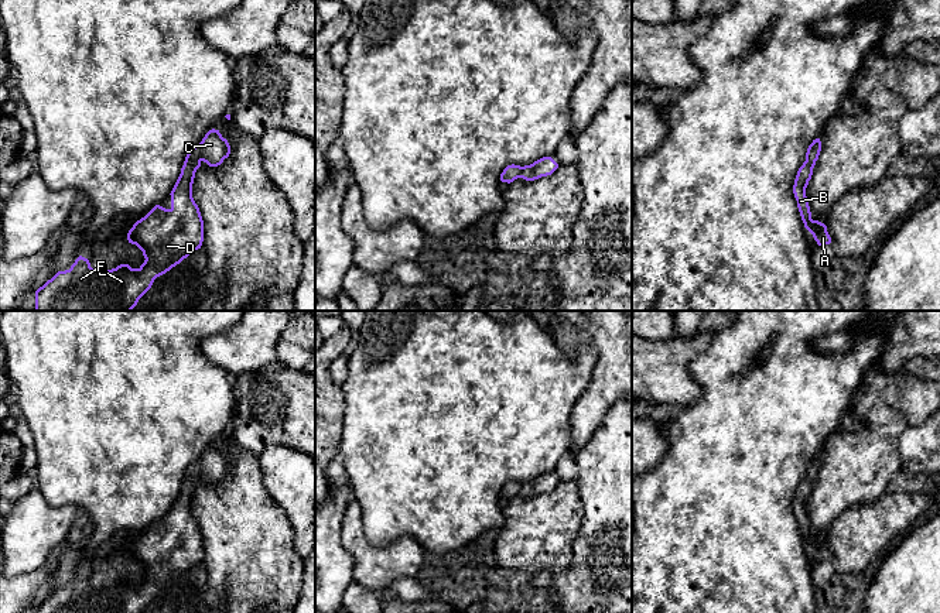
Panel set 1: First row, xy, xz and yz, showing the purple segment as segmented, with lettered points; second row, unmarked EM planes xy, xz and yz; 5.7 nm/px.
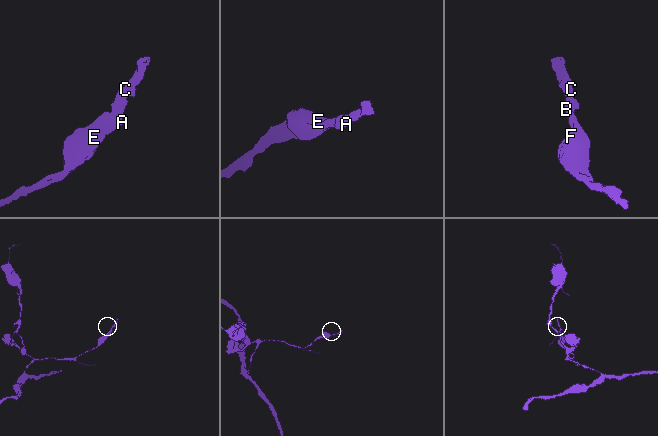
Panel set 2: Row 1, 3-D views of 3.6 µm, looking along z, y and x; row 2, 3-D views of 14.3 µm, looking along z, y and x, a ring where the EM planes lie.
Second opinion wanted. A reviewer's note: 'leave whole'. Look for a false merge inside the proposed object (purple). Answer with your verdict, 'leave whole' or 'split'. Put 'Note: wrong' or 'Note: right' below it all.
leave whole
Note: right

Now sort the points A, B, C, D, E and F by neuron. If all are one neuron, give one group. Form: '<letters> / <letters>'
A B C D E F

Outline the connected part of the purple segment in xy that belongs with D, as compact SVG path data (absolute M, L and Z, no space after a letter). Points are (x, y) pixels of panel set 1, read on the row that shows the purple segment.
M209 130L202 141L192 147L184 161L181 174L171 191L171 208L155 205L137 220L127 233L127 240L136 244L144 256L139 268L120 264L112 270L93 270L88 258L79 256L69 270L58 271L35 291L35 311L131 311L139 299L151 288L154 280L180 264L204 242L204 220L192 198L192 184L201 162L218 167L230 154L230 145L219 130Z

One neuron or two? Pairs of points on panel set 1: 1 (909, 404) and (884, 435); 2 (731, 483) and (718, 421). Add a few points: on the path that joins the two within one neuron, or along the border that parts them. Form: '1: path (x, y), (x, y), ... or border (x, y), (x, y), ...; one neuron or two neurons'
1: path (902, 411), (885, 428); one neuron
2: path (731, 468), (731, 437); one neuron

